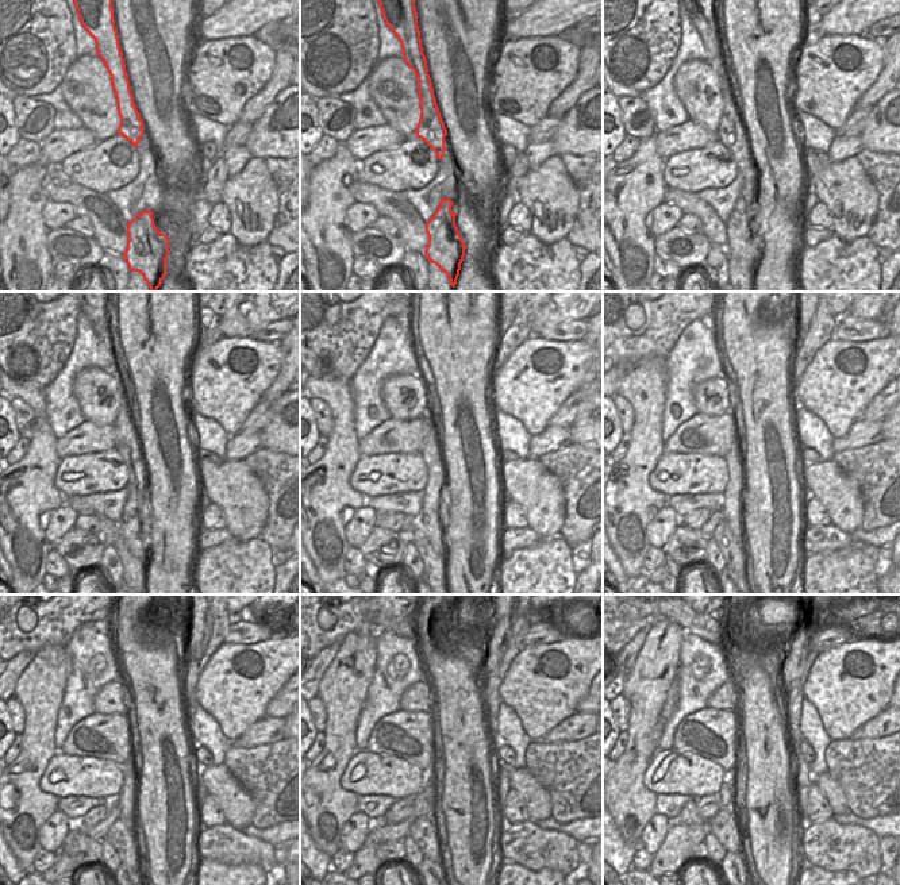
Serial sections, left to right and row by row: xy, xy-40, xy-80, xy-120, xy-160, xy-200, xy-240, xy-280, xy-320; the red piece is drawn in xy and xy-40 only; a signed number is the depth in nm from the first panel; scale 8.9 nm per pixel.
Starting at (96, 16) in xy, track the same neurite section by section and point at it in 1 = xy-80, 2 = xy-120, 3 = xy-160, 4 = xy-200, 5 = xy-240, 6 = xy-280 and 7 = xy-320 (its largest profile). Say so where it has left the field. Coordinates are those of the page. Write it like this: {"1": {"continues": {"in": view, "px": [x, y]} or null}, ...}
{"1": {"continues": {"in": "xy-80", "px": [742, 243]}}, "2": {"continues": {"in": "xy-120", "px": [127, 442]}}, "3": {"continues": {"in": "xy-160", "px": [431, 447]}}, "4": {"continues": {"in": "xy-200", "px": [733, 495]}}, "5": {"continues": {"in": "xy-240", "px": [126, 799]}}, "6": {"continues": {"in": "xy-280", "px": [431, 782]}}, "7": {"continues": {"in": "xy-320", "px": [734, 792]}}}

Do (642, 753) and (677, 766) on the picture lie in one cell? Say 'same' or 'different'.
different

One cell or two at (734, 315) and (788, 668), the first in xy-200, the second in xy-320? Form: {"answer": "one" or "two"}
{"answer": "two"}

